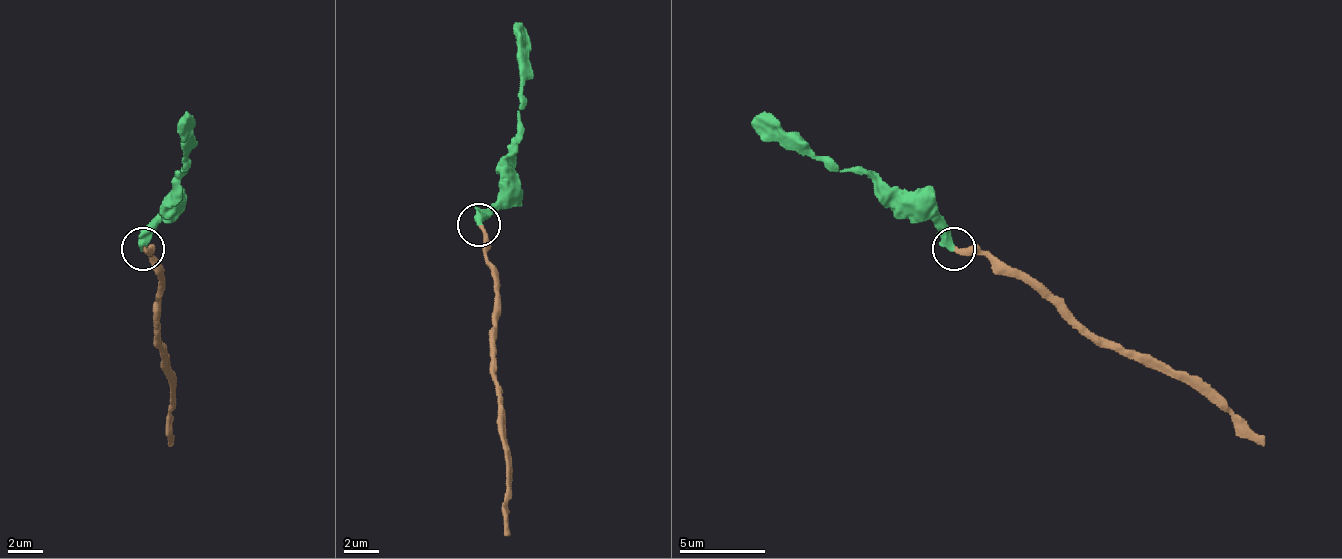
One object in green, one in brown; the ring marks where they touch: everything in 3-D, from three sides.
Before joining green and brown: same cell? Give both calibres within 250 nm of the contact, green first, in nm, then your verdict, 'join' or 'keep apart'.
calibres 480 and 300 nm; join

